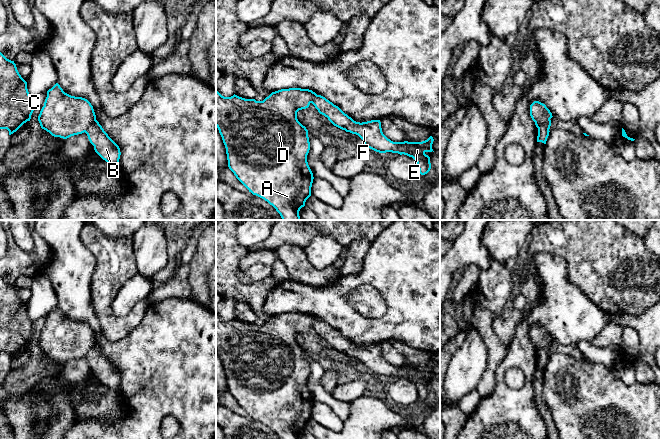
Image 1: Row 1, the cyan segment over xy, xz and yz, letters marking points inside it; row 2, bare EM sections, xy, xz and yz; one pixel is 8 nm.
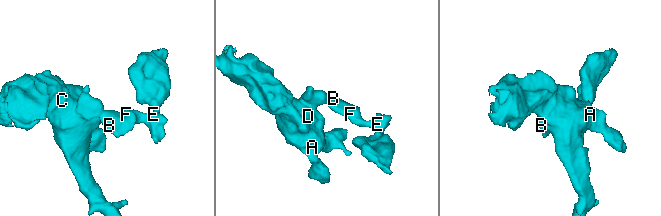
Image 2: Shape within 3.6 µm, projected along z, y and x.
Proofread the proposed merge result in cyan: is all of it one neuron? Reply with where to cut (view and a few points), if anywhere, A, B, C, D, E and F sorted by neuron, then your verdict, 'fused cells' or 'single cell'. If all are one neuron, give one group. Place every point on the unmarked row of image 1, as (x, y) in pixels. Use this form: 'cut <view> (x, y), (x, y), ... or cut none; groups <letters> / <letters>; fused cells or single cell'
cut xy (96, 344), (84, 355); groups A C D / B E F; fused cells

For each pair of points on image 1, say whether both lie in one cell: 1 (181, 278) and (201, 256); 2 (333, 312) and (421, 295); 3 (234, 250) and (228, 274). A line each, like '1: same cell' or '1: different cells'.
1: different cells
2: same cell
3: same cell

